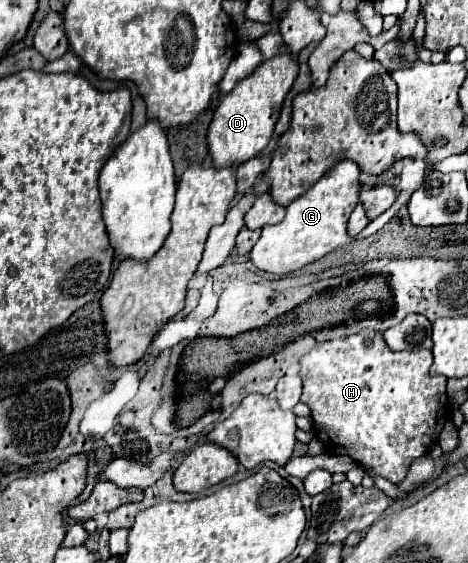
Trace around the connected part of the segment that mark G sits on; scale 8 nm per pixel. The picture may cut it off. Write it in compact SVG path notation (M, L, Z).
M353 160L335 162L313 188L285 208L287 214L279 224L263 226L261 238L249 254L251 262L263 272L289 274L349 244L353 238L347 234L347 220L359 202L359 174L361 170Z

